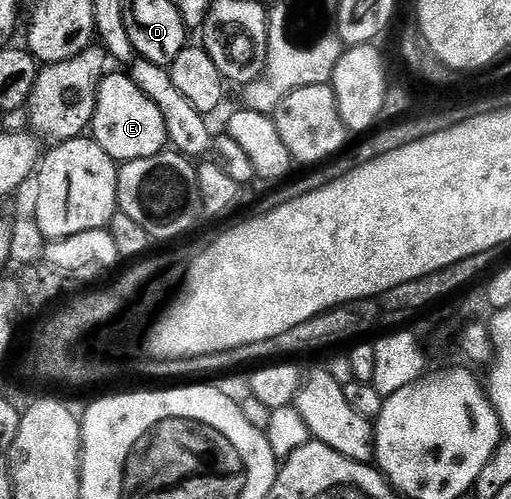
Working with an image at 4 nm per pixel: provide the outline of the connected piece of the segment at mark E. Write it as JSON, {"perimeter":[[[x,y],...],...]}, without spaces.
{"perimeter":[[[106,72],[97,88],[97,102],[93,112],[91,136],[111,155],[111,159],[124,163],[131,159],[147,159],[166,152],[169,136],[163,111],[155,107],[152,99],[133,82],[132,76]]]}

